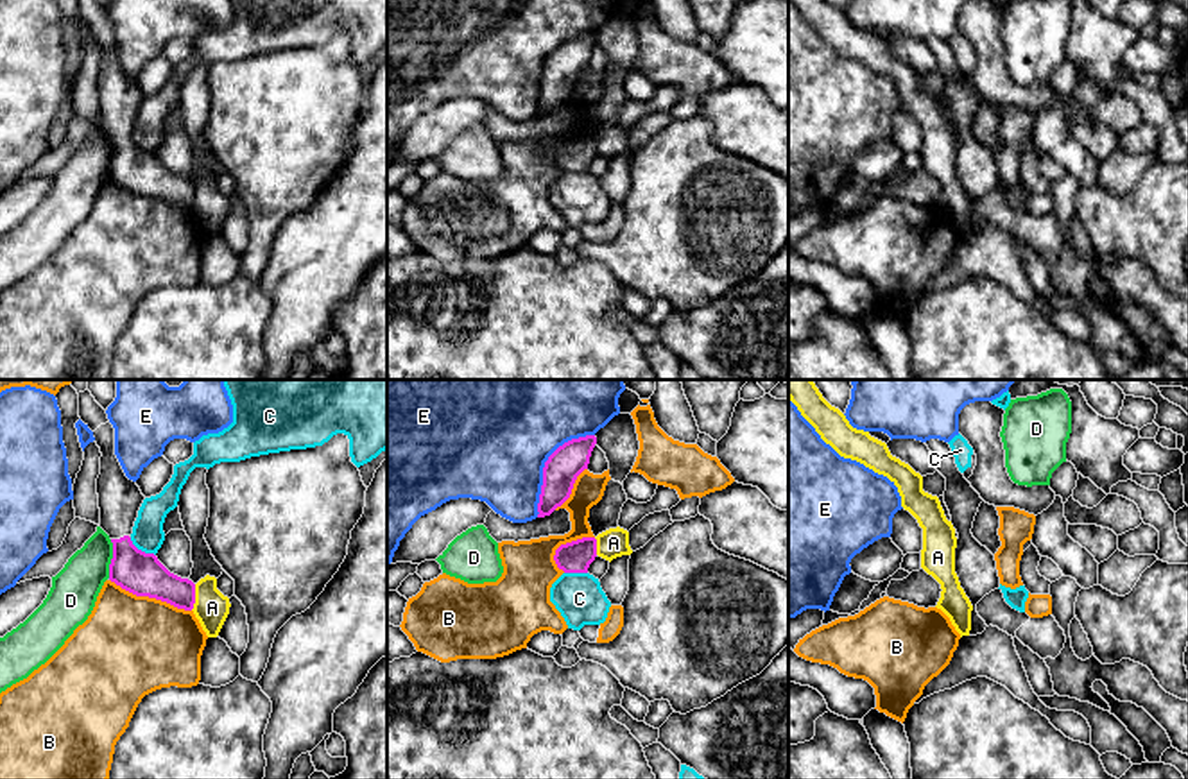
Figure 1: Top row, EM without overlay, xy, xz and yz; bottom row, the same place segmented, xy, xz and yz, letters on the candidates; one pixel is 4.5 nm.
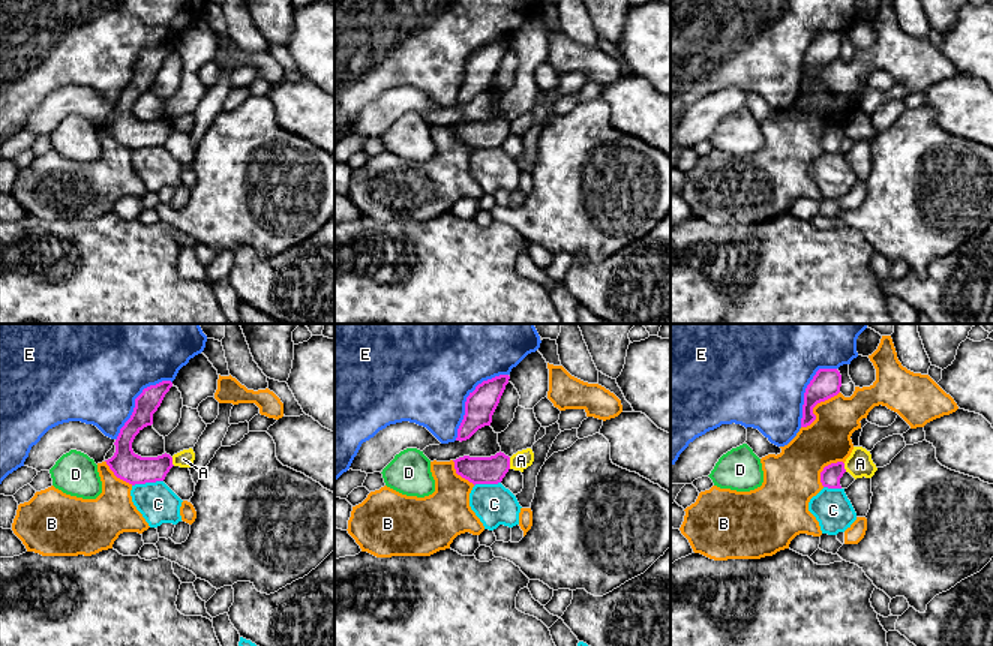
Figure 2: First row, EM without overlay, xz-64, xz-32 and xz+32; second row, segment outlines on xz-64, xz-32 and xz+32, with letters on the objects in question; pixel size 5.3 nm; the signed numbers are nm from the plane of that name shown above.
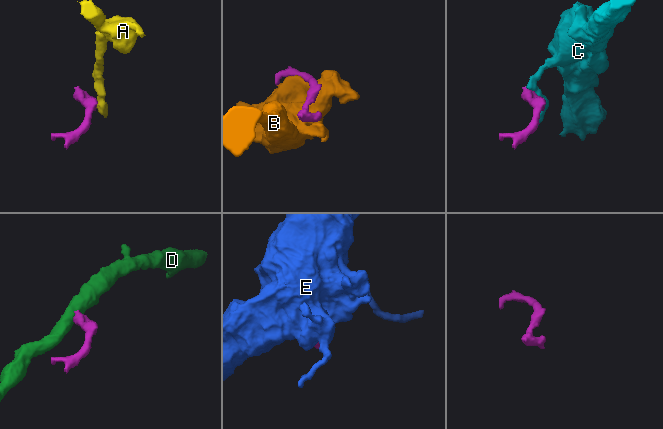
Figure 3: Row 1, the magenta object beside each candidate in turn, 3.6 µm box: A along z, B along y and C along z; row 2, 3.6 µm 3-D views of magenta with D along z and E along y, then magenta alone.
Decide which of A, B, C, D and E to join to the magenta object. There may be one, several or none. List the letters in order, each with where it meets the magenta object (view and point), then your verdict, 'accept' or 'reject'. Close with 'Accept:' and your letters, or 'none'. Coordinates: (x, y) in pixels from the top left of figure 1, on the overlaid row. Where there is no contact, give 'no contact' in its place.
A: contact xy (194, 597); reject
B: contact xy (151, 597); reject
C: contact xy (140, 550); reject
D: contact xy (111, 559); reject
E: contact xz (545, 464); reject
Accept: none

